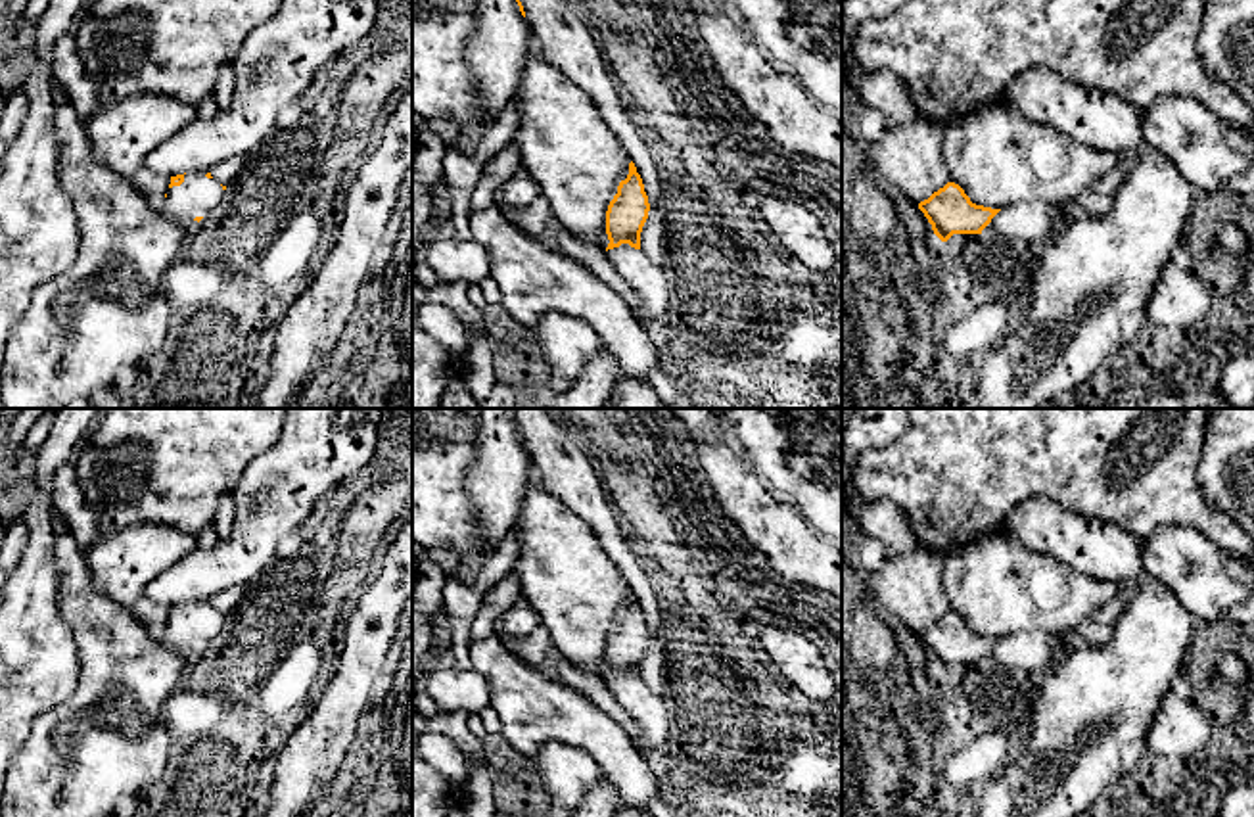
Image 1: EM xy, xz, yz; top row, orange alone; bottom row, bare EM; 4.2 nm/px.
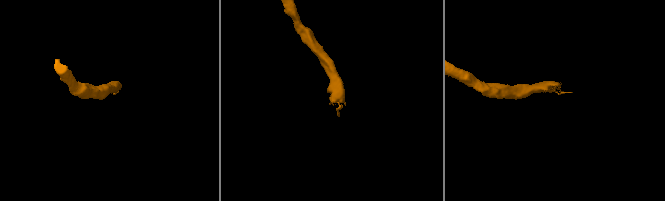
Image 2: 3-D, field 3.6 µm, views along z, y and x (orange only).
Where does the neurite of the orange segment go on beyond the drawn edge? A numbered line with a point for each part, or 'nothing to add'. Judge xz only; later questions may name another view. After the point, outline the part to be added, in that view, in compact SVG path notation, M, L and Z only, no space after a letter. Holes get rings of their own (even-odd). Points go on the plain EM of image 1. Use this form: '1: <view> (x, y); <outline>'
1: xz (641, 704); M621 673L619 677L608 679L606 685L612 696L615 698L615 702L640 727L644 746L642 748L637 746L637 748L644 752L648 748L662 744L669 729L669 715L662 696L652 692L642 679L635 679L629 673Z

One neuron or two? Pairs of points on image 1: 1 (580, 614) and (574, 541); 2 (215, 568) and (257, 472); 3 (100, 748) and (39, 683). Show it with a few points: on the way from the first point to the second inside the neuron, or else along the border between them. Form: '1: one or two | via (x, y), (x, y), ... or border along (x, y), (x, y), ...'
1: one | via (578, 597), (574, 559)
2: one | via (240, 543), (261, 522), (277, 491)
3: two | border along (79, 662), (77, 687), (43, 710), (27, 735)

